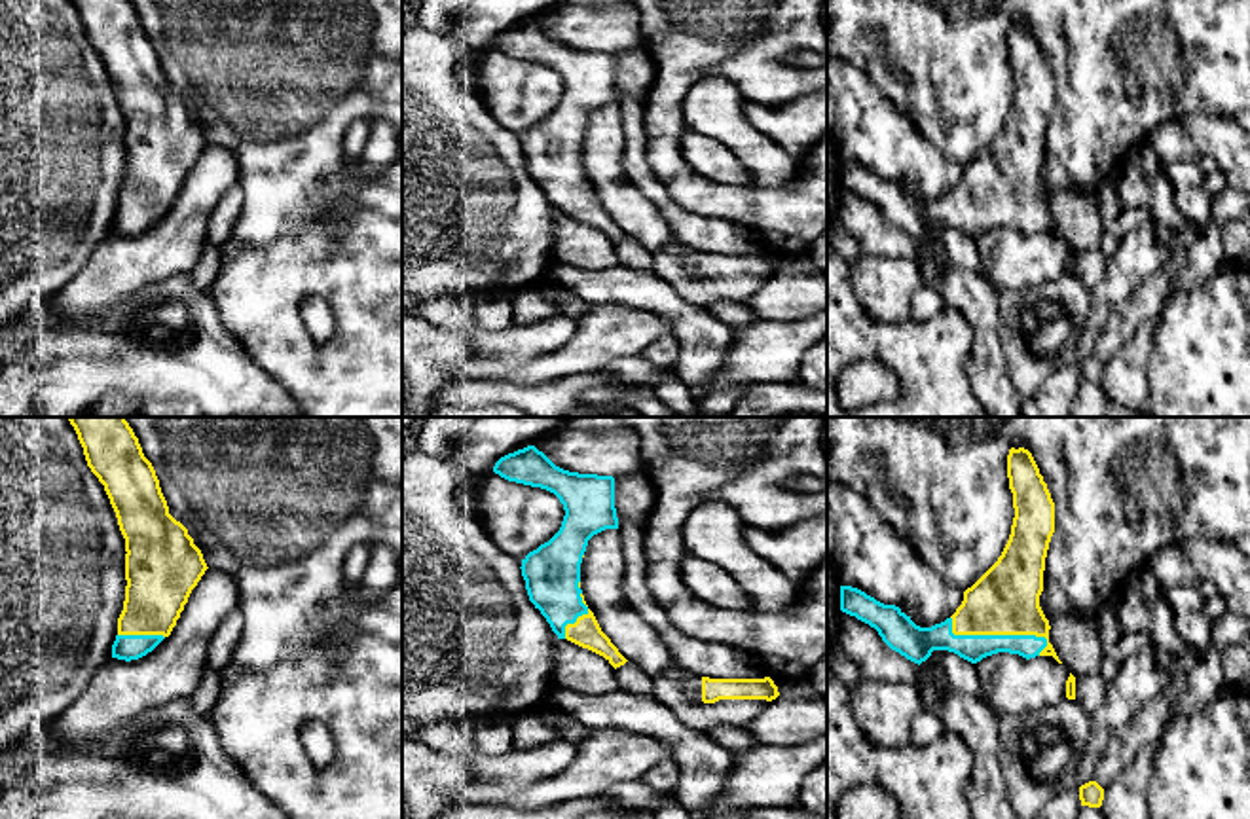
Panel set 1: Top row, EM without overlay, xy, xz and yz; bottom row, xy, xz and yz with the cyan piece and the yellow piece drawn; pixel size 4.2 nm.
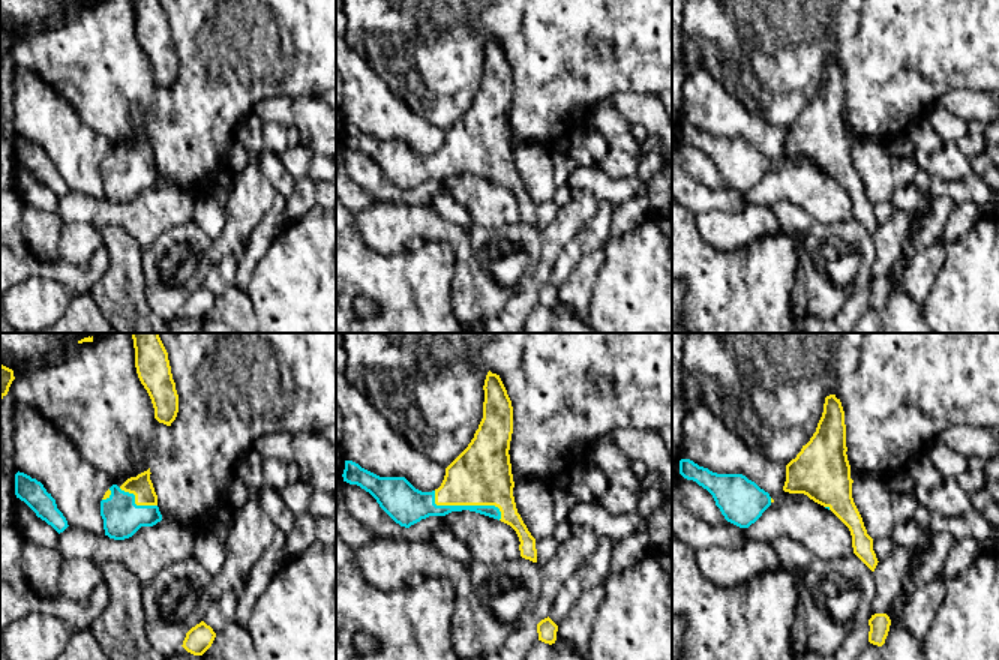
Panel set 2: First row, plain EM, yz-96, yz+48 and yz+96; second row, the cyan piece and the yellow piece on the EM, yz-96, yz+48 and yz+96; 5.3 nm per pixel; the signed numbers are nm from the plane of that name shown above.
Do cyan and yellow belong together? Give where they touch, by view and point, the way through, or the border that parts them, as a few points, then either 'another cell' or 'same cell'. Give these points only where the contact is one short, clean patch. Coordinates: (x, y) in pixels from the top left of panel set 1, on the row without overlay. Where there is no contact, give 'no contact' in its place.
yz (994, 211) | across yz (974, 224), (994, 211), (994, 194), (1006, 175) | same cell

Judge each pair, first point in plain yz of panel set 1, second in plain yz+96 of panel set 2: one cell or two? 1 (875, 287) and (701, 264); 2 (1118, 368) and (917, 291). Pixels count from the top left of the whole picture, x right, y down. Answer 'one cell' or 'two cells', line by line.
1: two cells
2: one cell

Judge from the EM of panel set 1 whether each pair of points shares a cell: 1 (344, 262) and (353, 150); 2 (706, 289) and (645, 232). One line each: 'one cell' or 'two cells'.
1: two cells
2: two cells

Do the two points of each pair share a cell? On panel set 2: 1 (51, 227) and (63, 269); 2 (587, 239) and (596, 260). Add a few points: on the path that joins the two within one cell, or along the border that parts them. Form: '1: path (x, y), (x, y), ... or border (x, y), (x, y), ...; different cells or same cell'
1: border (27, 240), (27, 245), (38, 257), (57, 260); different cells
2: border (602, 248), (587, 252), (575, 264); different cells

